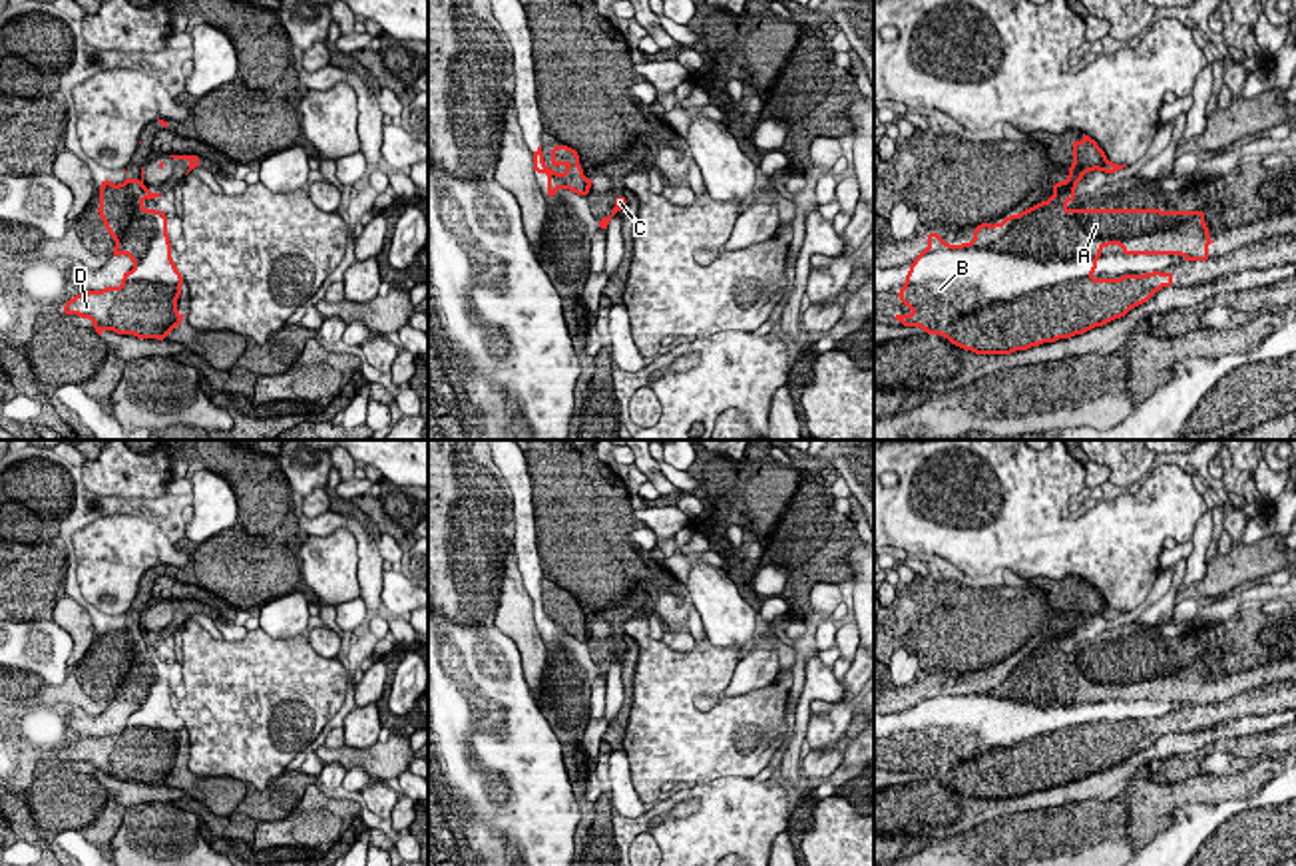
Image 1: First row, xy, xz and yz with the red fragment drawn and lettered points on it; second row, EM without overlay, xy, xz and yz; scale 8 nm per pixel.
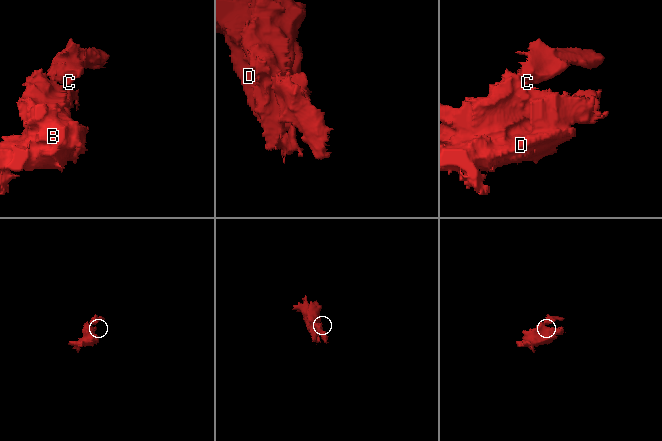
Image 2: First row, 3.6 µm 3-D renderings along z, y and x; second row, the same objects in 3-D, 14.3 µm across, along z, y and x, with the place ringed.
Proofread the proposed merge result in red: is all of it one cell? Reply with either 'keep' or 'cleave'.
cleave

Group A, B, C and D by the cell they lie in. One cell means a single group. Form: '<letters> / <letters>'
A B D / C

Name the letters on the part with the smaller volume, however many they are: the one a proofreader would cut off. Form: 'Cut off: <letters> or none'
Cut off: C

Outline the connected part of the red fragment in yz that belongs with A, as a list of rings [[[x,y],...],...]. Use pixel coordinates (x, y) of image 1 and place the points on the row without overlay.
[[[1053,629],[1053,643],[1001,669],[979,669],[973,687],[948,691],[940,679],[926,679],[930,691],[914,705],[898,745],[912,757],[892,760],[902,772],[920,772],[973,800],[1011,800],[1043,788],[1073,784],[1129,760],[1163,733],[1173,719],[1093,725],[1101,695],[1121,691],[1123,701],[1183,701],[1208,707],[1214,689],[1204,671],[1206,657],[1161,655],[1065,655],[1075,647],[1077,629]]]

